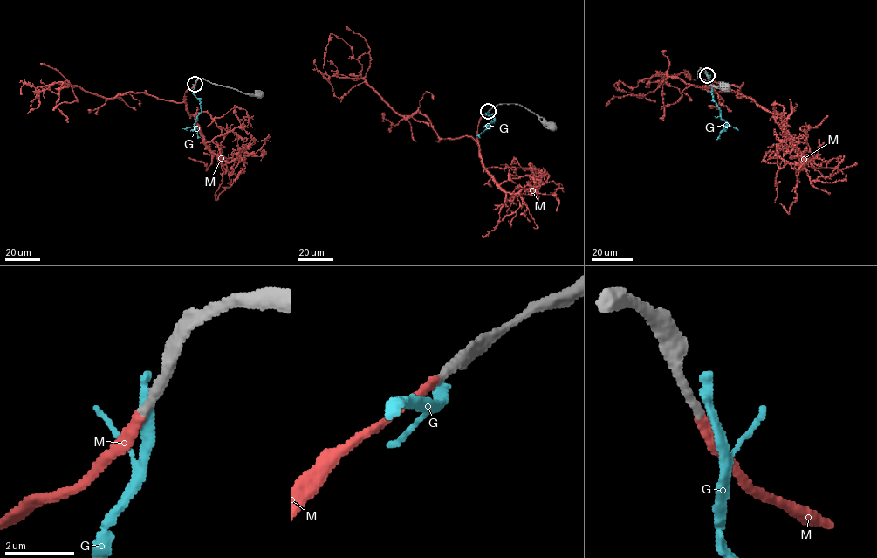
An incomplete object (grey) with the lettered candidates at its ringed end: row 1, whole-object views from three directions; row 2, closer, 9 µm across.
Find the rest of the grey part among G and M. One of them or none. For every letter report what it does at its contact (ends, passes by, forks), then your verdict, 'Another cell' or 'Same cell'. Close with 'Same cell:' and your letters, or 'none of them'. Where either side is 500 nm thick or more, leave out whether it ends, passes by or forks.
G: It ends there. Another cell
M: It ends there. Same cell
Same cell: M

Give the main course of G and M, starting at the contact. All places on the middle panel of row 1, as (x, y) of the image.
G: (488, 111), (486, 114), (492, 115), (494, 120), (488, 127), (491, 120)
M: (488, 111), (476, 140), (441, 138), (418, 110), (398, 113), (332, 34), (323, 68)

